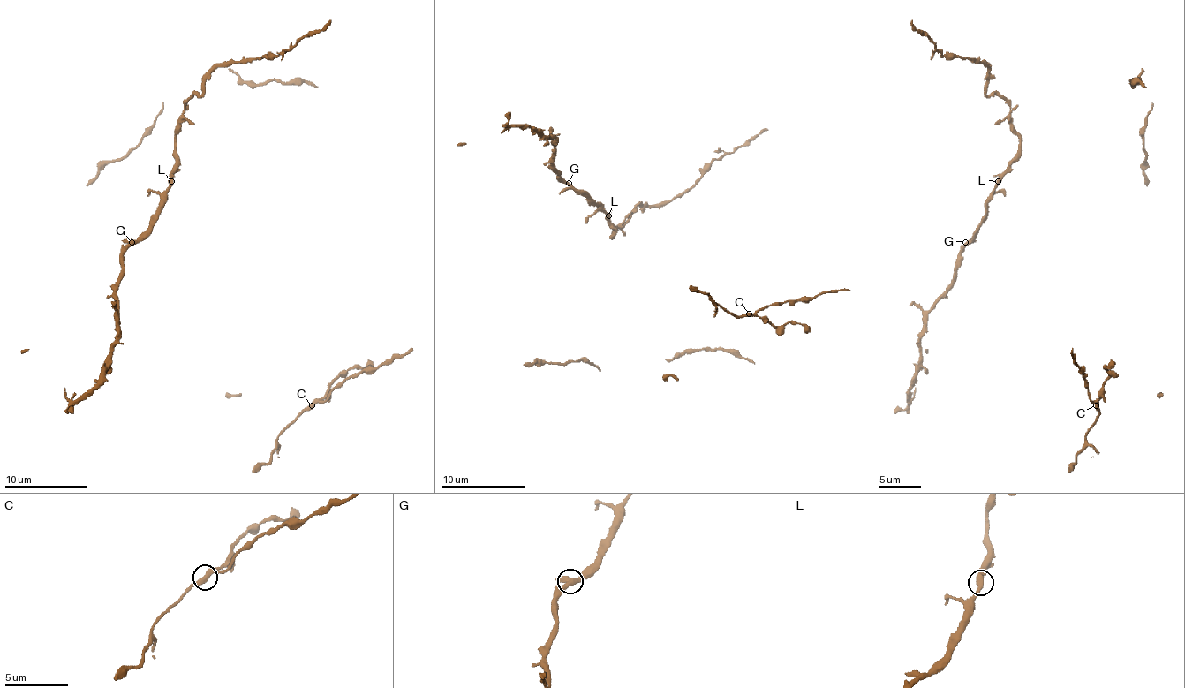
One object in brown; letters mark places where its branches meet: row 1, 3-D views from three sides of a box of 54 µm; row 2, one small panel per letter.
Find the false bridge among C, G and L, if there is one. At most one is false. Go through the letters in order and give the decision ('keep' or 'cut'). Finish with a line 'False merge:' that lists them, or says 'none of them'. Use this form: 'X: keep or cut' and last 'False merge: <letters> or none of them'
C: keep
G: keep
L: keep
False merge: none of them

